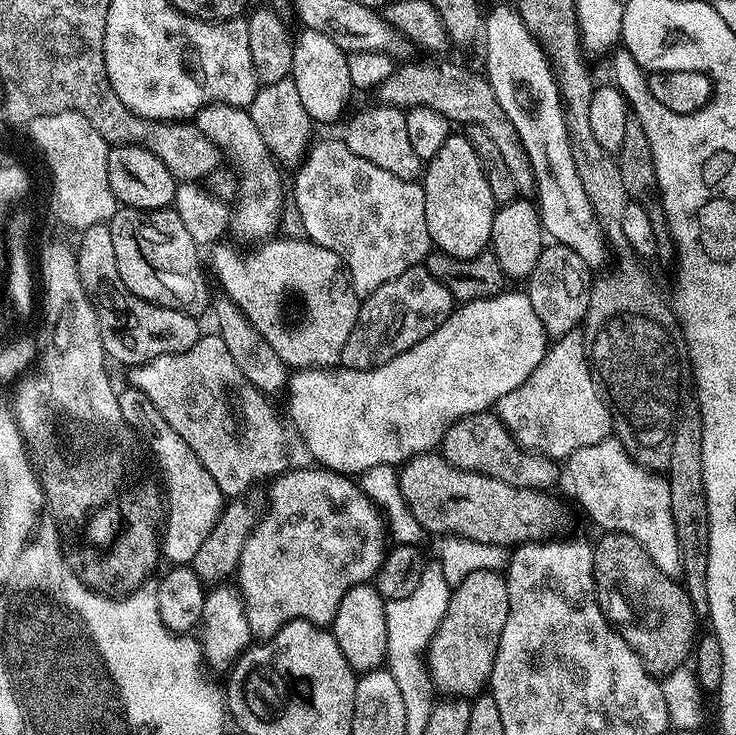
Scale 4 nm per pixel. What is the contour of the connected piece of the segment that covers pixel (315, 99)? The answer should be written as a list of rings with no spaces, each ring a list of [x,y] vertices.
[[[307,30],[301,31],[294,40],[294,62],[291,79],[298,86],[298,95],[302,98],[302,106],[306,106],[306,114],[314,122],[320,120],[328,124],[336,120],[344,112],[348,99],[354,95],[350,82],[350,69],[346,67],[348,53],[344,52],[326,34],[318,34]]]

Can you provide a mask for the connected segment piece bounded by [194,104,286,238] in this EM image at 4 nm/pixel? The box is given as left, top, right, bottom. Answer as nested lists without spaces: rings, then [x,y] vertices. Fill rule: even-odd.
[[[207,104],[196,112],[194,122],[198,130],[219,145],[223,153],[228,155],[229,152],[236,159],[235,167],[242,173],[240,194],[231,213],[231,227],[237,228],[244,236],[271,237],[279,229],[280,207],[286,193],[280,181],[281,169],[273,160],[266,142],[262,142],[262,134],[258,134],[258,126],[254,126],[254,118],[250,118],[248,109],[235,108],[233,104]]]

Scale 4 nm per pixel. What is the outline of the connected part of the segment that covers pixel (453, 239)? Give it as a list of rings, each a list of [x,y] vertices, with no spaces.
[[[449,134],[446,142],[442,142],[442,150],[427,161],[422,183],[426,198],[426,230],[430,230],[430,238],[439,251],[454,258],[474,258],[491,245],[498,205],[494,194],[490,194],[484,164],[467,135]]]

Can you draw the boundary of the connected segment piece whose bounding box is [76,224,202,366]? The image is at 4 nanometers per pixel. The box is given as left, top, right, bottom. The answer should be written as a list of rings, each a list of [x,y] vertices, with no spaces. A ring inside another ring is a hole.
[[[95,224],[85,228],[79,236],[80,244],[76,248],[78,272],[82,278],[82,286],[92,299],[96,311],[102,346],[113,361],[116,359],[120,364],[139,366],[162,354],[190,350],[190,346],[200,340],[201,321],[197,317],[187,316],[173,308],[165,308],[161,303],[152,304],[126,290],[126,282],[122,282],[116,269],[114,241],[110,239],[107,224]]]

